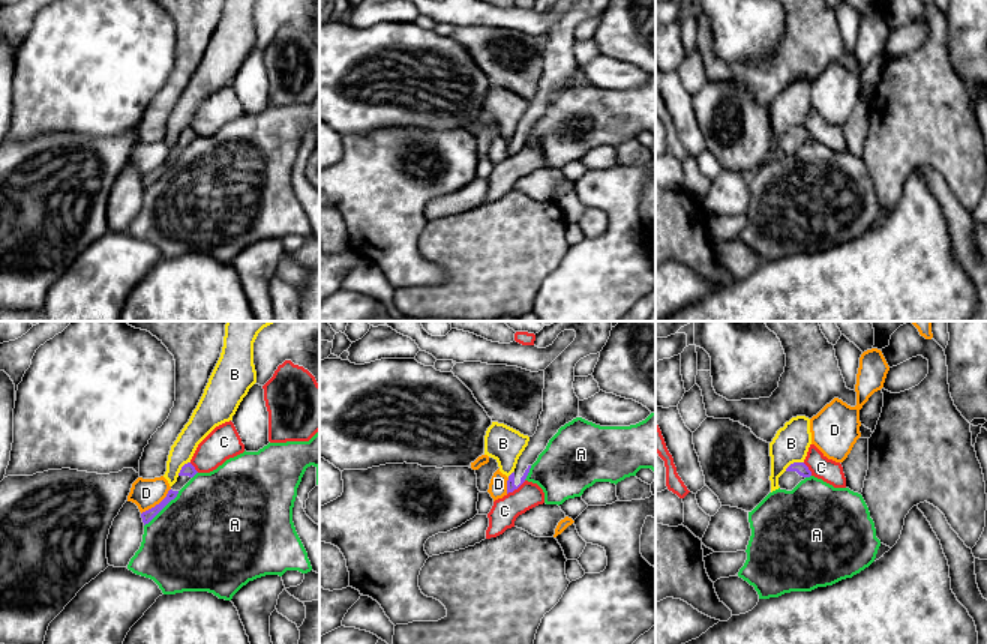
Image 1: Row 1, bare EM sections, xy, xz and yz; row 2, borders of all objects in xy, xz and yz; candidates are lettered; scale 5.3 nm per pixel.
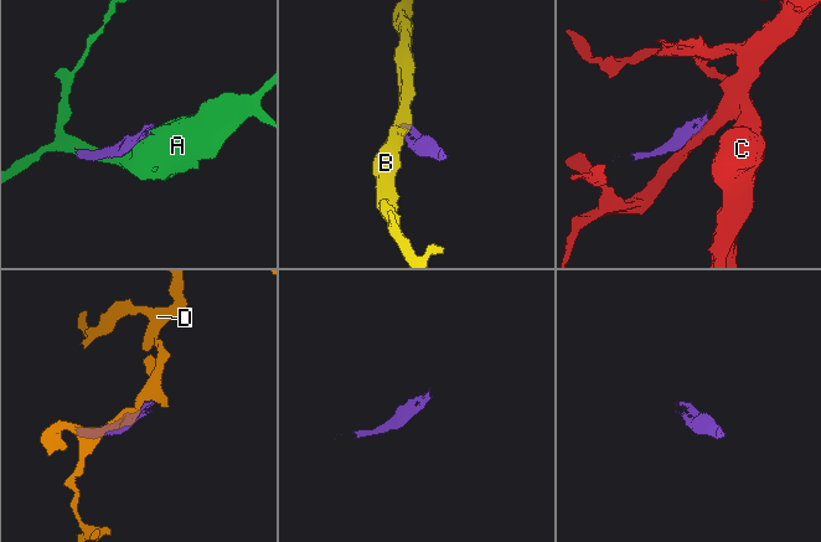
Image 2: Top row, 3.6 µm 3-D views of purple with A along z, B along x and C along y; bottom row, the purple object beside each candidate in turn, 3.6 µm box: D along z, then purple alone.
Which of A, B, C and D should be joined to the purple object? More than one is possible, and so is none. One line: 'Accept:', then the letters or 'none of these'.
Accept: none of these

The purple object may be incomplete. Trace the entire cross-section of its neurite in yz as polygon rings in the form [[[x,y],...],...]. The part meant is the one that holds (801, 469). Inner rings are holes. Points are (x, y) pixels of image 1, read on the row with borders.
[[[794,462],[778,477],[778,486],[780,489],[792,491],[801,480],[810,476],[812,471],[804,462]]]

